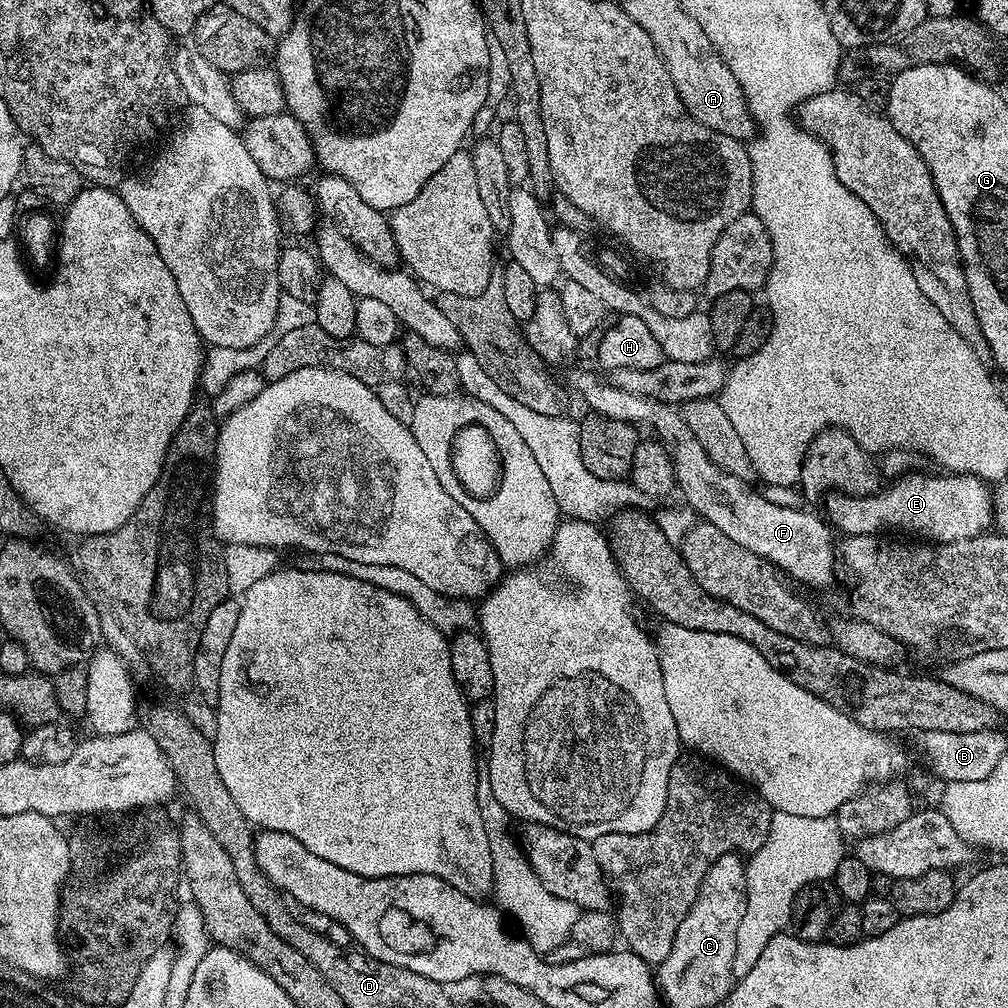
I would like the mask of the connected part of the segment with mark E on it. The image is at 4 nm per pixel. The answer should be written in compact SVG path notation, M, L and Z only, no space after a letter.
M912 472L909 474L909 476L898 477L897 480L894 481L893 484L889 486L889 488L888 485L881 487L879 492L871 492L870 495L868 496L845 496L843 492L833 492L831 493L831 495L827 497L827 499L823 501L823 504L825 503L824 504L825 510L823 509L823 511L826 513L826 519L829 525L831 525L831 527L835 529L837 533L843 534L844 536L876 536L877 534L887 533L884 531L886 531L887 528L889 528L889 530L892 532L896 532L896 531L909 532L910 535L916 536L912 538L919 538L921 541L924 542L935 542L936 544L949 544L950 542L958 542L959 540L972 540L975 536L985 535L985 533L987 533L989 529L993 527L993 489L989 487L989 485L985 483L985 481L981 480L979 476L969 476L967 474L940 474L940 475L944 475L944 476L927 476L927 474L924 472Z

